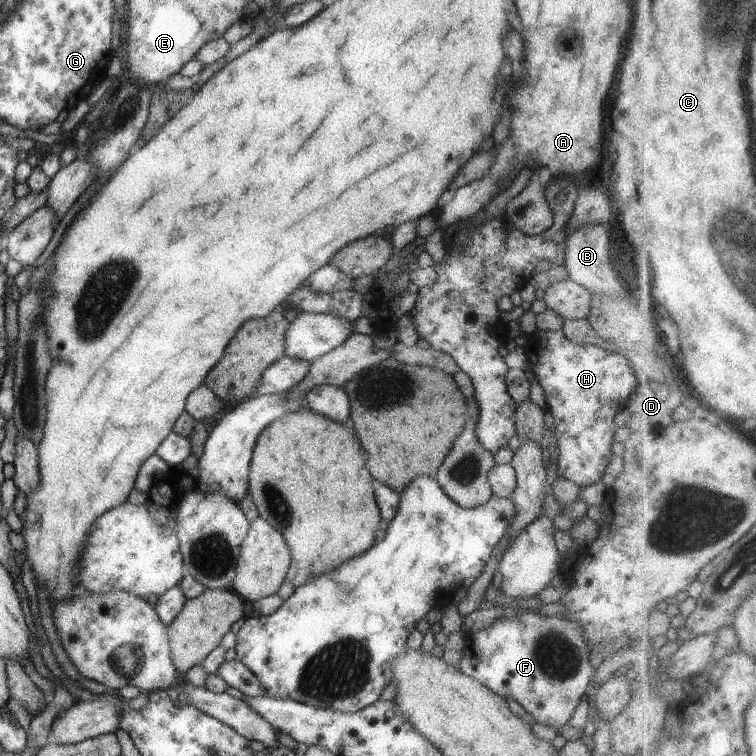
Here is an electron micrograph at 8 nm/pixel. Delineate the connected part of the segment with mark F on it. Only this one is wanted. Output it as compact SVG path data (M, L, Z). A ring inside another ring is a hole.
M532 610L516 612L518 614L514 614L512 618L498 618L478 633L468 632L469 641L462 649L462 660L458 669L505 700L516 700L522 706L524 715L534 722L548 726L564 726L580 704L580 698L588 690L589 681L596 671L589 661L591 658L584 630L580 628L580 624L558 615L548 617Z

